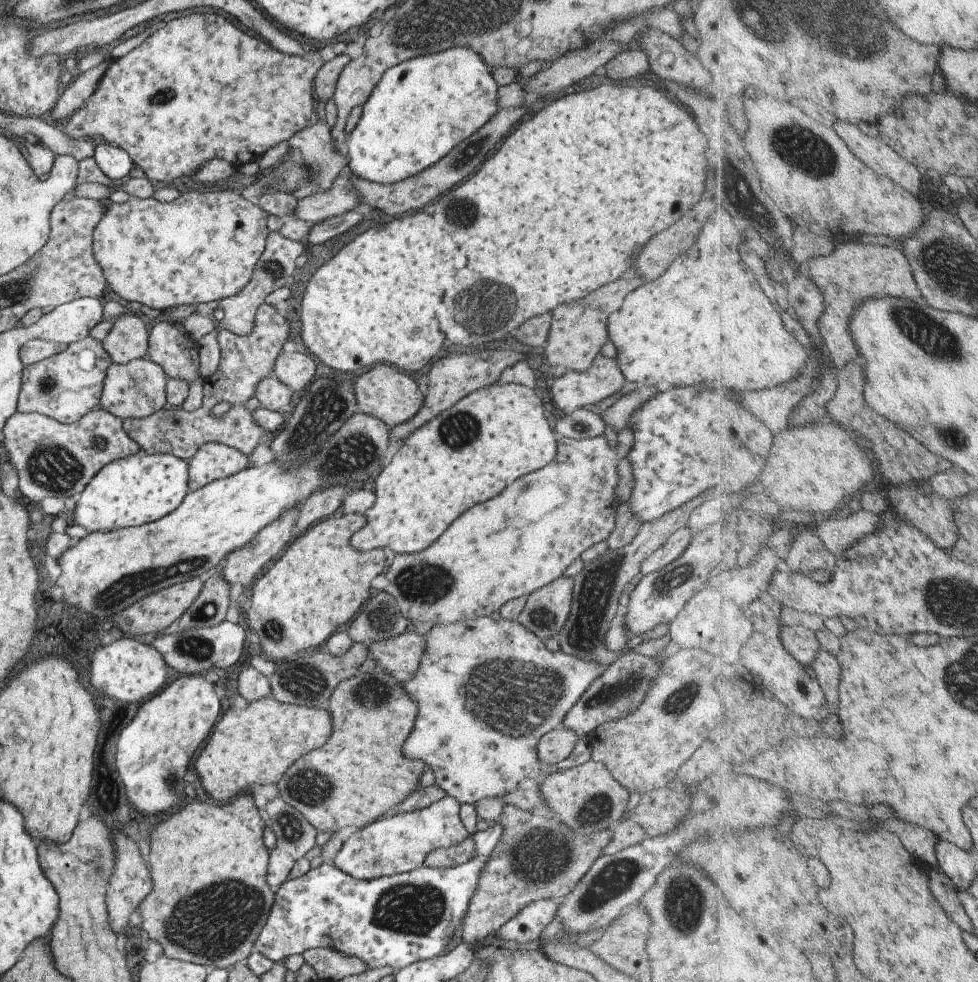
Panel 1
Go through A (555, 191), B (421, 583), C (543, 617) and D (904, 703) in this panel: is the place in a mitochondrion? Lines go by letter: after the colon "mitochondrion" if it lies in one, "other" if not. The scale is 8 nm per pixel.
A: other
B: mitochondrion
C: mitochondrion
D: other

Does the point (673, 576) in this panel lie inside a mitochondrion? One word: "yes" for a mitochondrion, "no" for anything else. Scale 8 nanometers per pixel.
yes

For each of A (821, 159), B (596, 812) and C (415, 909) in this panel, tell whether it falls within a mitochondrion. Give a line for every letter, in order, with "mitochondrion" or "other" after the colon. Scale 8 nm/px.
A: mitochondrion
B: mitochondrion
C: mitochondrion

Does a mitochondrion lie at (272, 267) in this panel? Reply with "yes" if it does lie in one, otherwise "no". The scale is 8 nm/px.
yes

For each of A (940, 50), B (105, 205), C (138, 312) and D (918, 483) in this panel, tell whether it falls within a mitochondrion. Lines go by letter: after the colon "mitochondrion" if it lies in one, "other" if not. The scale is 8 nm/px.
A: other
B: other
C: other
D: other

